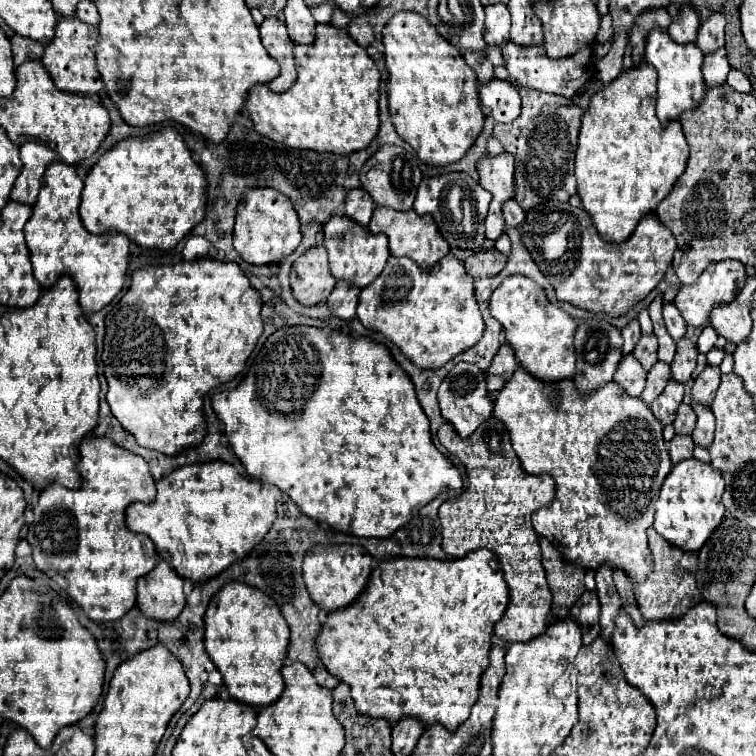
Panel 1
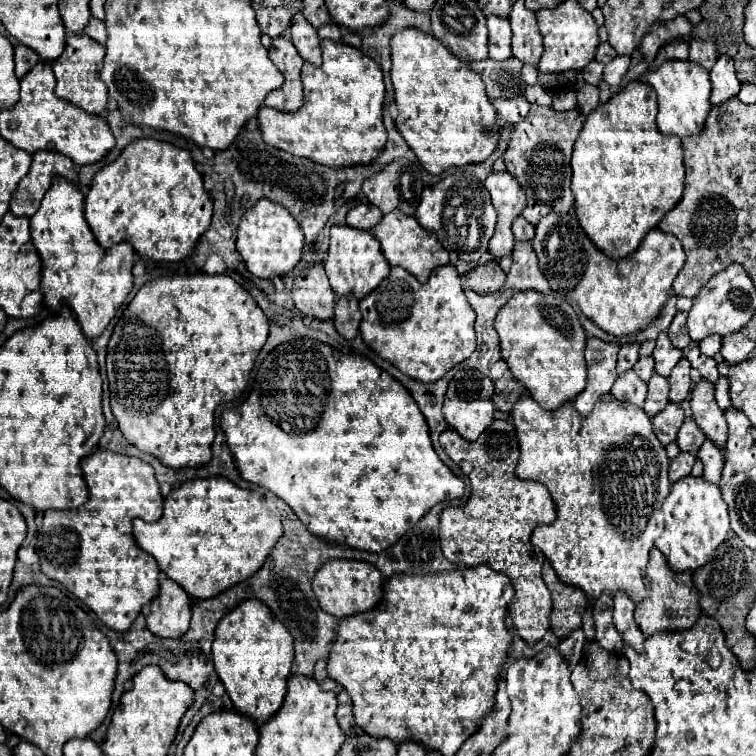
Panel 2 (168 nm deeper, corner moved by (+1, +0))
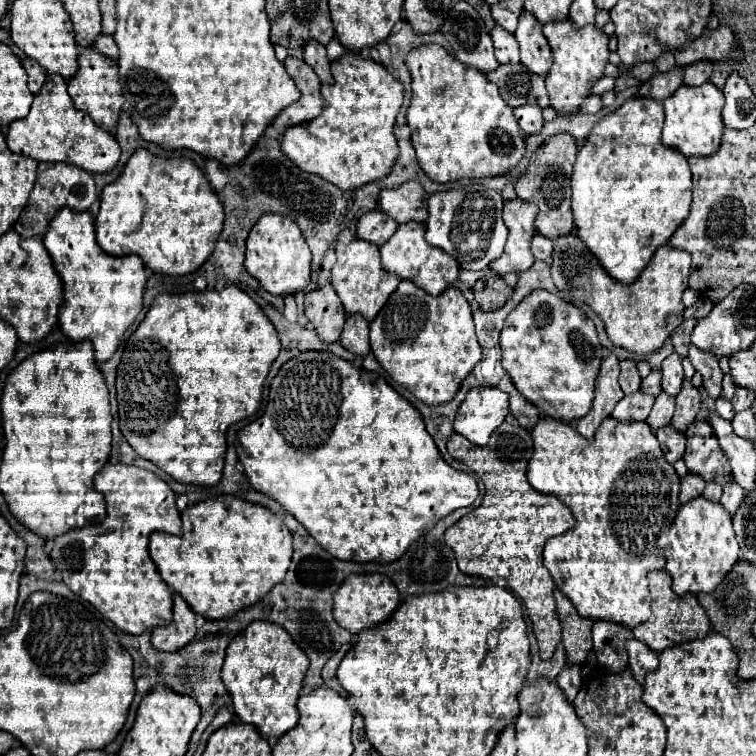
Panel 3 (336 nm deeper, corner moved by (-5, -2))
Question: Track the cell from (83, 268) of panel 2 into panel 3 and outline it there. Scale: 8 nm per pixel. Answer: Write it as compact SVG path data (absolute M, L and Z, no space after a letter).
M60 211L54 217L54 223L50 223L44 247L64 283L64 307L60 307L62 331L72 343L88 339L94 345L96 363L108 361L144 307L142 295L146 289L146 267L142 259L138 255L106 255L96 243L94 217L88 211L86 215Z

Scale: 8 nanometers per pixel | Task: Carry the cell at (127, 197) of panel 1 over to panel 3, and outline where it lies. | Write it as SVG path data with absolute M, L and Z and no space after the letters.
M136 149L128 159L122 175L104 187L100 195L100 213L96 215L96 241L108 255L130 255L136 253L142 257L144 265L154 273L166 275L188 275L204 265L212 255L218 235L224 225L224 207L210 187L206 175L198 165L184 157L156 157L146 149Z

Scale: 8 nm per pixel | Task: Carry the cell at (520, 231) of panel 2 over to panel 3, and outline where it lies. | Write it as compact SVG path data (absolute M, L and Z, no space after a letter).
M536 233L532 239L532 253L534 253L536 261L544 261L550 265L552 263L552 251L554 251L554 241Z

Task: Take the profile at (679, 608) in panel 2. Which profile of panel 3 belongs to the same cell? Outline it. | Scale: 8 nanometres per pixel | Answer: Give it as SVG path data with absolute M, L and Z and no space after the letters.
M666 571L650 573L648 581L650 581L648 587L652 593L652 617L648 621L644 621L642 625L638 625L636 629L632 629L632 633L638 641L648 645L654 653L662 653L668 647L674 647L674 645L680 645L686 641L694 641L694 639L704 639L710 633L710 621L708 621L706 611L702 611L696 597L692 597L692 595L678 597L672 591L672 579L668 577Z

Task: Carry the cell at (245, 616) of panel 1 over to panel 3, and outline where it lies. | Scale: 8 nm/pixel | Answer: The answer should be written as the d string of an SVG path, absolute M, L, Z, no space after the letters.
M254 621L238 635L238 641L232 639L222 665L222 681L232 697L238 719L254 725L262 737L278 739L298 721L300 713L296 709L296 701L300 697L306 671L308 659L284 627Z

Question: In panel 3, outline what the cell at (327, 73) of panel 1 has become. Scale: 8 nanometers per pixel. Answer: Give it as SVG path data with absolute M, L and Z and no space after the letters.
M346 53L332 63L334 85L322 85L324 109L318 119L290 127L282 137L282 151L302 171L320 175L342 191L362 187L386 177L396 159L398 145L394 121L404 101L402 83L384 65Z

